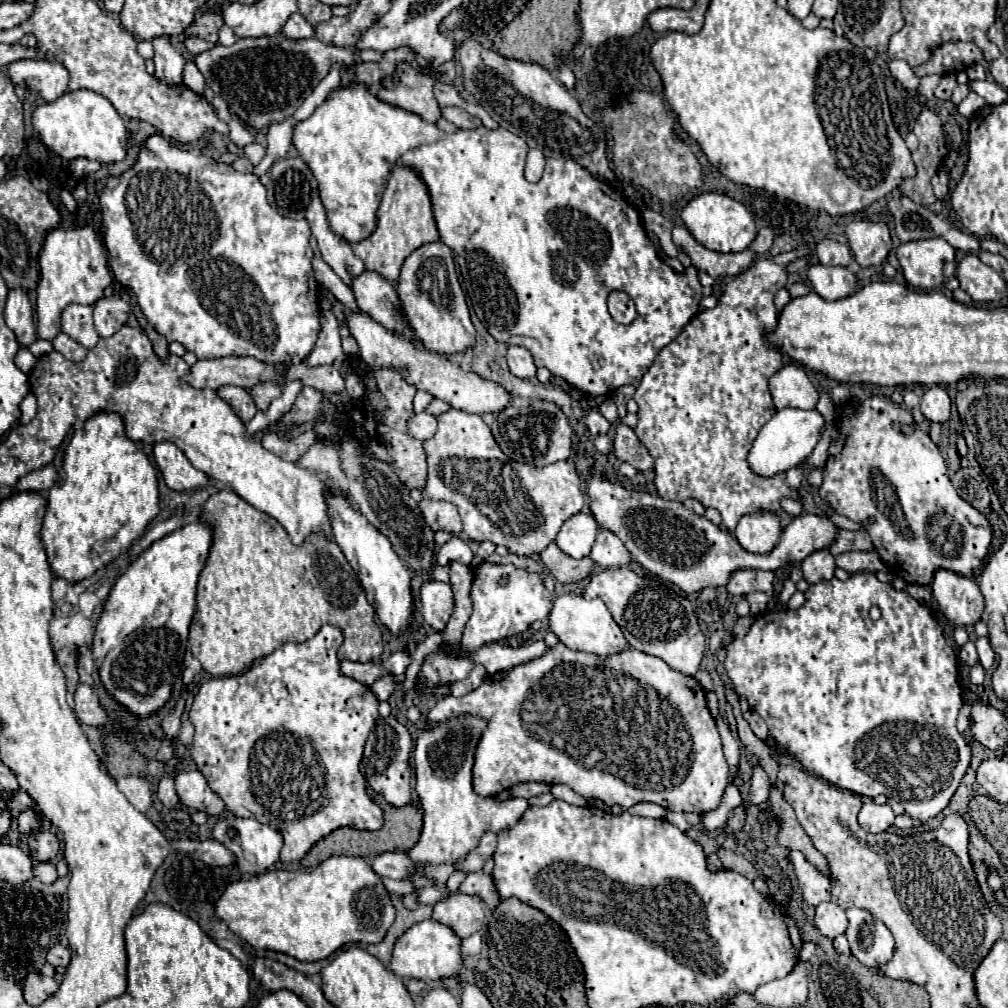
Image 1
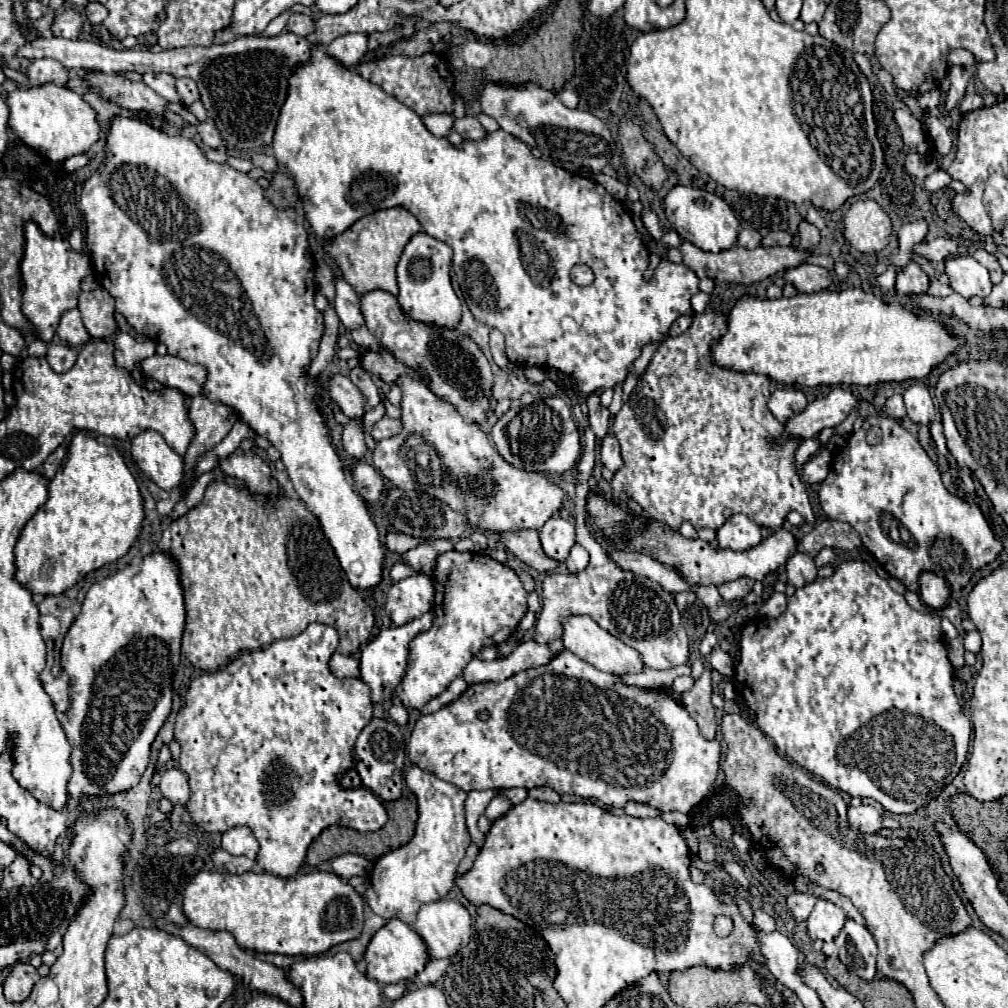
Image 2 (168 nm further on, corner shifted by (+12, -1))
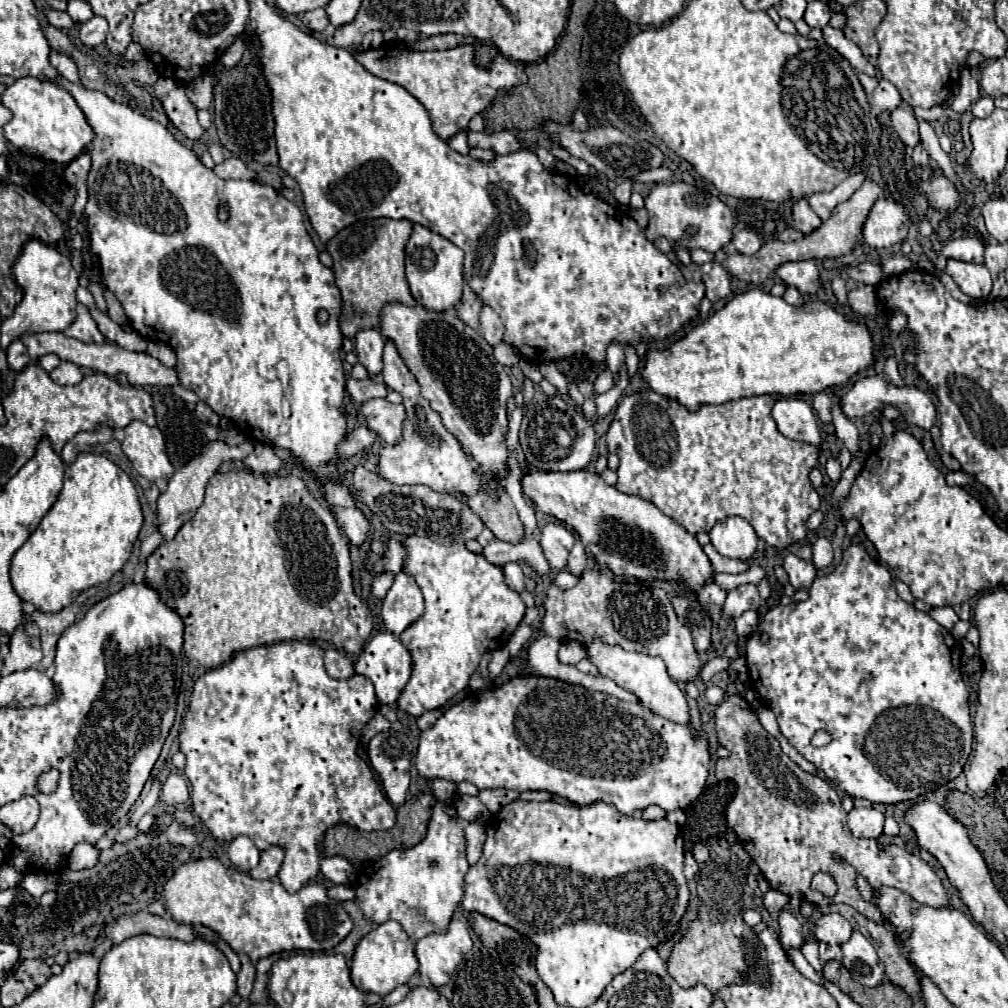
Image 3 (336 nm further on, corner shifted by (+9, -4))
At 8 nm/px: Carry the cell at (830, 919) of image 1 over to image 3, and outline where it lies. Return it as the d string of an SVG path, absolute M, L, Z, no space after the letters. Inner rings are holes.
M823 914L815 920L813 934L819 942L825 944L845 944L851 936L851 924L841 914Z

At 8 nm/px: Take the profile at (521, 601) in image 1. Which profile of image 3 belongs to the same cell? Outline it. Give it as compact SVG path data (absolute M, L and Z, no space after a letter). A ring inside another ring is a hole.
M409 536L405 540L405 550L407 550L407 564L405 564L403 572L411 574L417 580L417 584L425 596L425 612L415 624L411 624L399 636L401 642L407 646L407 650L411 652L413 674L411 674L407 686L403 688L397 704L403 712L417 718L427 710L445 706L455 694L459 694L469 684L469 678L475 672L475 664L479 664L479 660L485 652L507 646L511 634L521 624L527 606L521 600L519 592L515 592L513 588L507 586L501 566L487 562L483 558L483 554L469 552L463 544L443 546L429 538Z

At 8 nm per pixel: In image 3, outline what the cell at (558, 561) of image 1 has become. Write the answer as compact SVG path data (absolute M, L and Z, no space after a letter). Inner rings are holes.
M479 492L479 496L465 498L467 506L483 520L483 524L495 534L497 540L509 542L509 544L519 544L525 538L525 526L519 520L519 514L507 496L499 496L499 500L491 500L487 492Z

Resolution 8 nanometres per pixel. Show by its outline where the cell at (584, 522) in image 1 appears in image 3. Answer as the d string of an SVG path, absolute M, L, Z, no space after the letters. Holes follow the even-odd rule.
M547 522L541 528L541 548L553 570L567 566L567 556L575 544L575 534L561 522Z

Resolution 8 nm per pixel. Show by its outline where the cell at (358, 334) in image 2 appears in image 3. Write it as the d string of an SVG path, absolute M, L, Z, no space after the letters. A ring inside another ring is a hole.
M391 340L385 342L383 348L383 378L385 386L399 392L403 396L405 406L405 422L403 436L395 446L381 448L379 452L379 476L393 484L423 484L437 492L453 494L453 496L475 496L479 490L489 492L497 498L497 488L493 482L499 482L495 474L489 474L481 468L481 464L465 452L461 442L445 428L441 416L431 408L429 400L421 396L421 388L409 368L403 364Z

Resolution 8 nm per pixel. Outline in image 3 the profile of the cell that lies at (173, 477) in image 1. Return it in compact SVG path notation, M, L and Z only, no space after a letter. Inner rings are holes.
M131 422L123 430L123 452L131 460L133 468L147 480L171 480L175 466L167 454L165 438L159 428L151 428L143 422Z

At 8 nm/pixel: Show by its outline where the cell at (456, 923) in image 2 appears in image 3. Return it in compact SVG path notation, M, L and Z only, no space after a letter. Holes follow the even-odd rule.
M451 918L445 932L433 932L415 944L415 956L419 960L421 978L429 980L433 986L443 986L449 982L453 970L473 946L469 928L459 918Z

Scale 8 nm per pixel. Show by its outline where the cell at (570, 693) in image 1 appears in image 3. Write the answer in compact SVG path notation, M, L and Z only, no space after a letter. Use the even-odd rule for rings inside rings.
M517 676L517 678L513 678L507 684L501 684L497 688L493 686L493 688L471 692L467 698L463 698L461 702L447 708L443 712L443 716L431 728L421 732L419 748L417 748L417 756L415 756L415 766L417 766L417 772L423 778L445 778L445 780L451 780L455 784L471 782L479 790L483 790L483 788L507 788L507 790L515 790L515 792L547 790L547 792L557 794L561 798L567 798L569 802L579 804L579 806L603 800L607 804L617 806L617 810L621 814L631 816L635 810L645 810L651 804L661 806L665 812L671 812L671 810L677 810L677 808L681 808L681 810L687 808L703 792L703 786L705 786L705 780L707 780L709 768L711 768L711 752L709 752L709 744L707 744L707 734L703 730L697 730L693 724L671 722L671 720L659 716L659 714L653 714L643 704L621 702L619 698L609 696L605 692L595 692L595 690L587 690L583 686L565 684L565 682L555 680L555 678Z

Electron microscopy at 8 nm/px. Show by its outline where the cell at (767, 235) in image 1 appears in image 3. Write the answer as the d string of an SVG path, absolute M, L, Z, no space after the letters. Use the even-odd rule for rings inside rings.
M739 230L733 236L733 246L741 254L755 254L761 248L761 240L753 230Z

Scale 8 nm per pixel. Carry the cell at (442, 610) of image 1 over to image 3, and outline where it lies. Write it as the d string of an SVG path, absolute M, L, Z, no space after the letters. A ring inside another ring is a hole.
M399 572L395 576L395 582L391 590L387 592L381 608L381 616L385 622L385 628L399 636L405 632L413 622L417 622L423 616L425 604L423 604L423 594L421 588L417 586L415 578Z

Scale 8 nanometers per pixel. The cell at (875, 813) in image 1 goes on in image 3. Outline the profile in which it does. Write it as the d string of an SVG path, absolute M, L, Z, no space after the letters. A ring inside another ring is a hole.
M853 808L849 812L849 830L857 838L877 838L883 832L883 812L875 808Z

